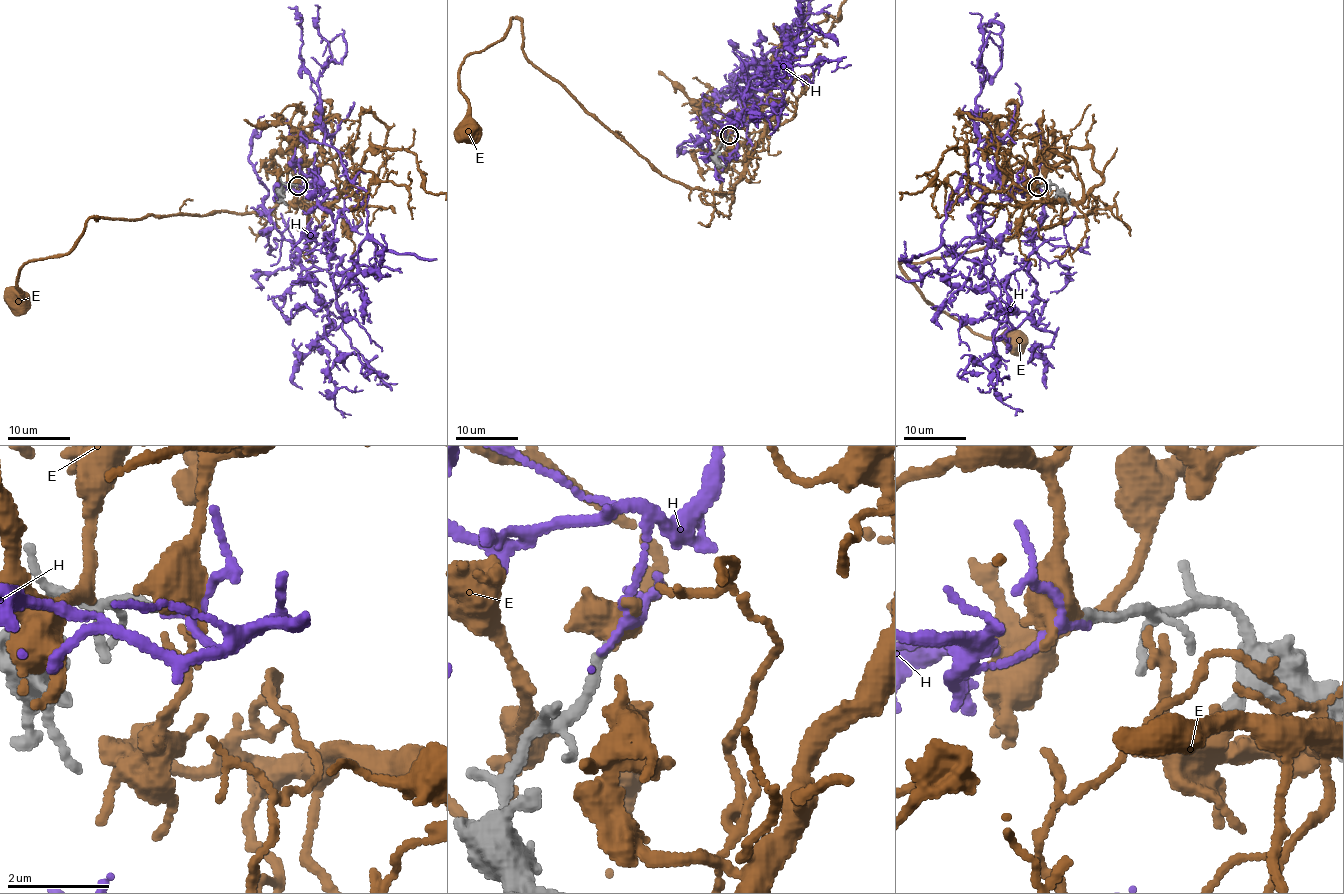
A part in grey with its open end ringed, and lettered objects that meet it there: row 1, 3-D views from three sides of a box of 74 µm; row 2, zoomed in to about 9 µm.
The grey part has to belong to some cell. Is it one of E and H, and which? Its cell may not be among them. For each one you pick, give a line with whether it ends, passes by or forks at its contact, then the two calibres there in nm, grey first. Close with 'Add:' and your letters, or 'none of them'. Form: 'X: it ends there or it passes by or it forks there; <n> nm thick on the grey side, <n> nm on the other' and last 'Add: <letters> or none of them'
E: it passes by; 180 nm thick on the grey side, 480 nm on the other
Add: E

